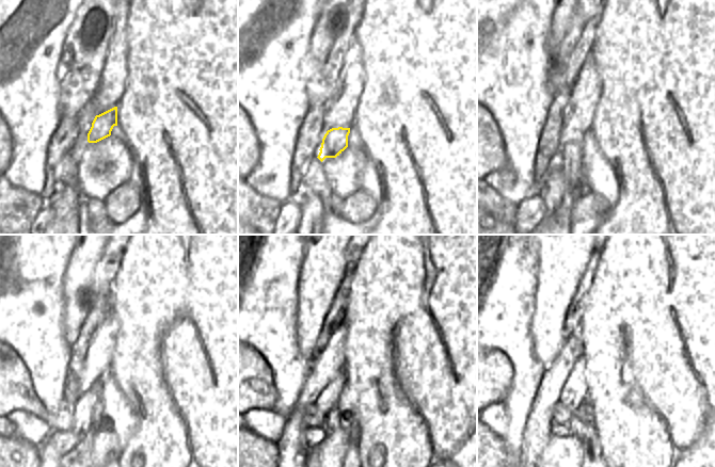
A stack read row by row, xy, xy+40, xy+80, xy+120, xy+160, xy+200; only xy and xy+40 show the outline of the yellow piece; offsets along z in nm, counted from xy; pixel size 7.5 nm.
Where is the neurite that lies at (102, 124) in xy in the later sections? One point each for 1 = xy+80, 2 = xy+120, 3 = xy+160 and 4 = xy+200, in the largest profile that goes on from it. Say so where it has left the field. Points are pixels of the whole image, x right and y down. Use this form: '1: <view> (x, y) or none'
1: xy+80 (571, 154)
2: xy+120 (97, 416)
3: xy+160 (349, 421)
4: xy+200 (584, 412)

